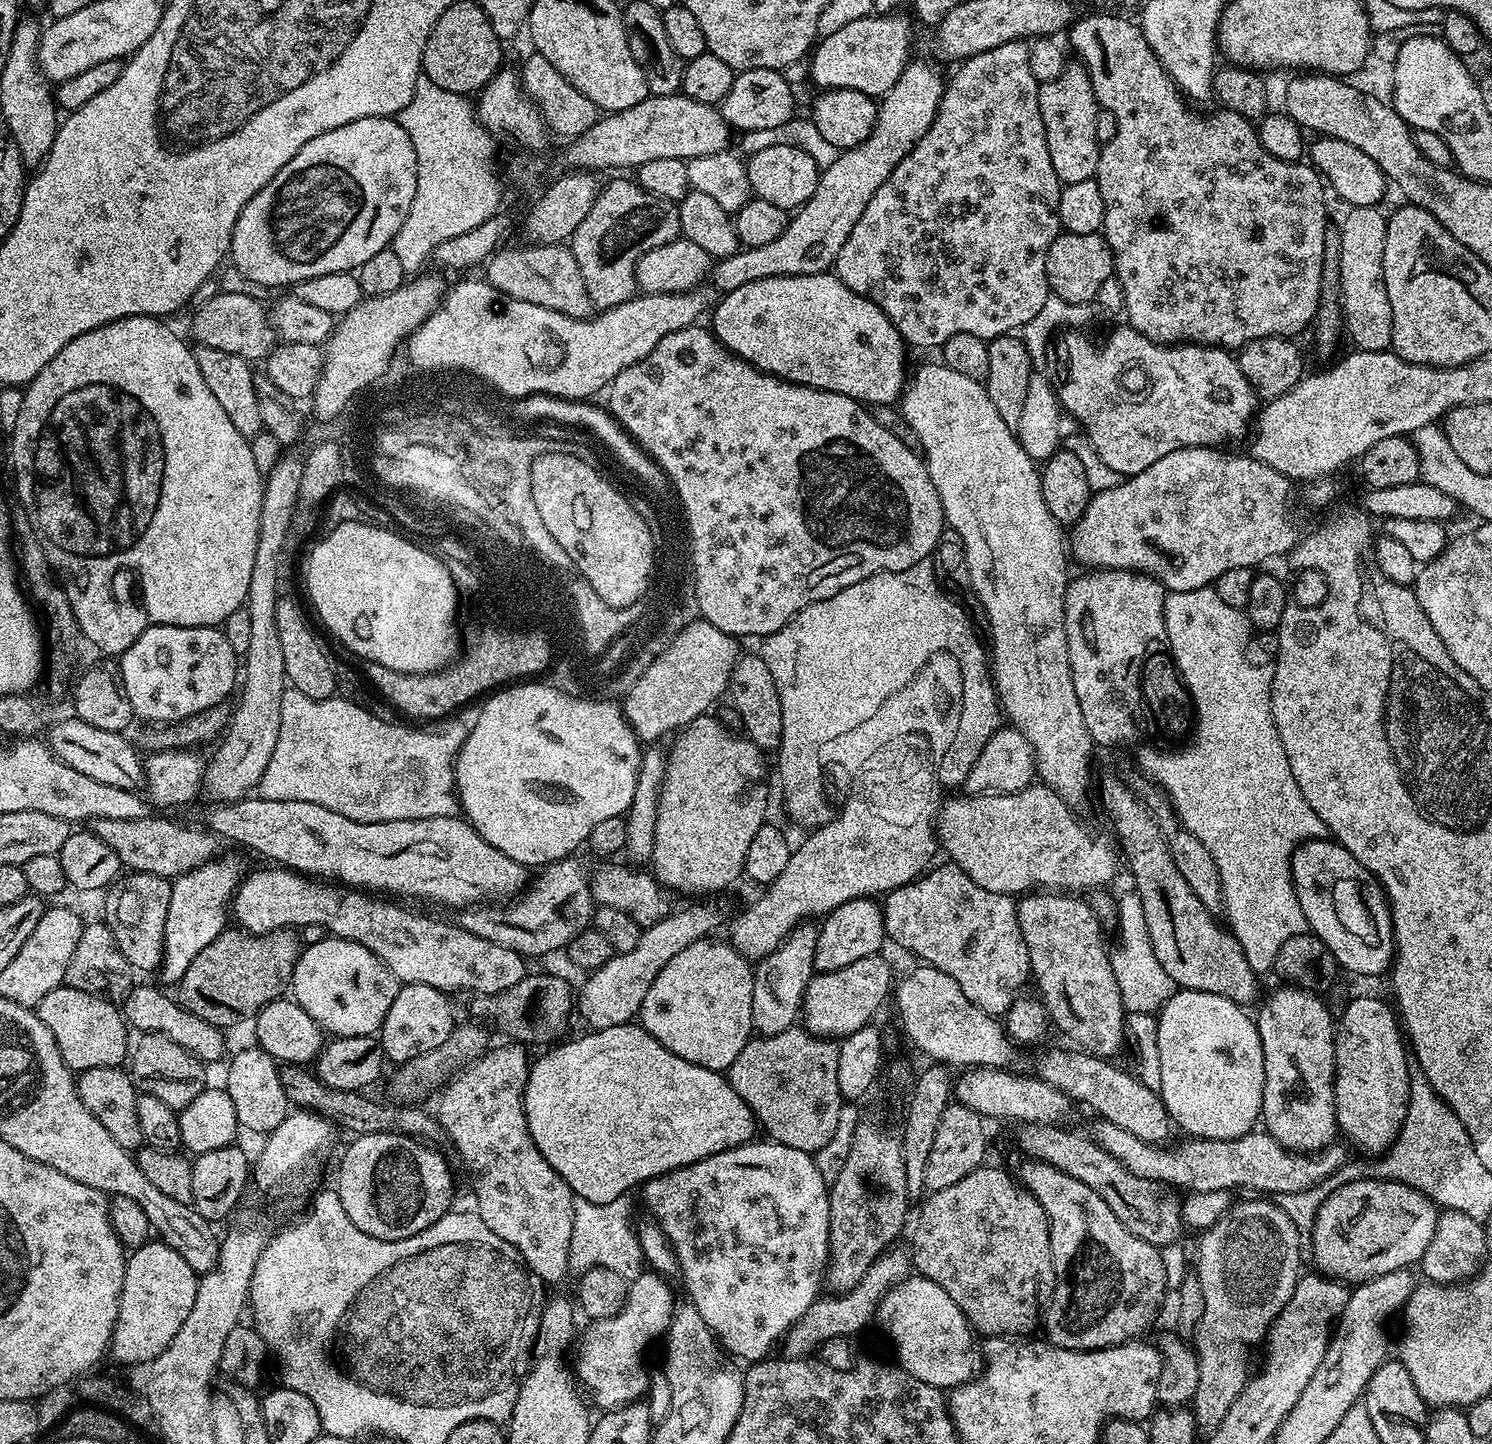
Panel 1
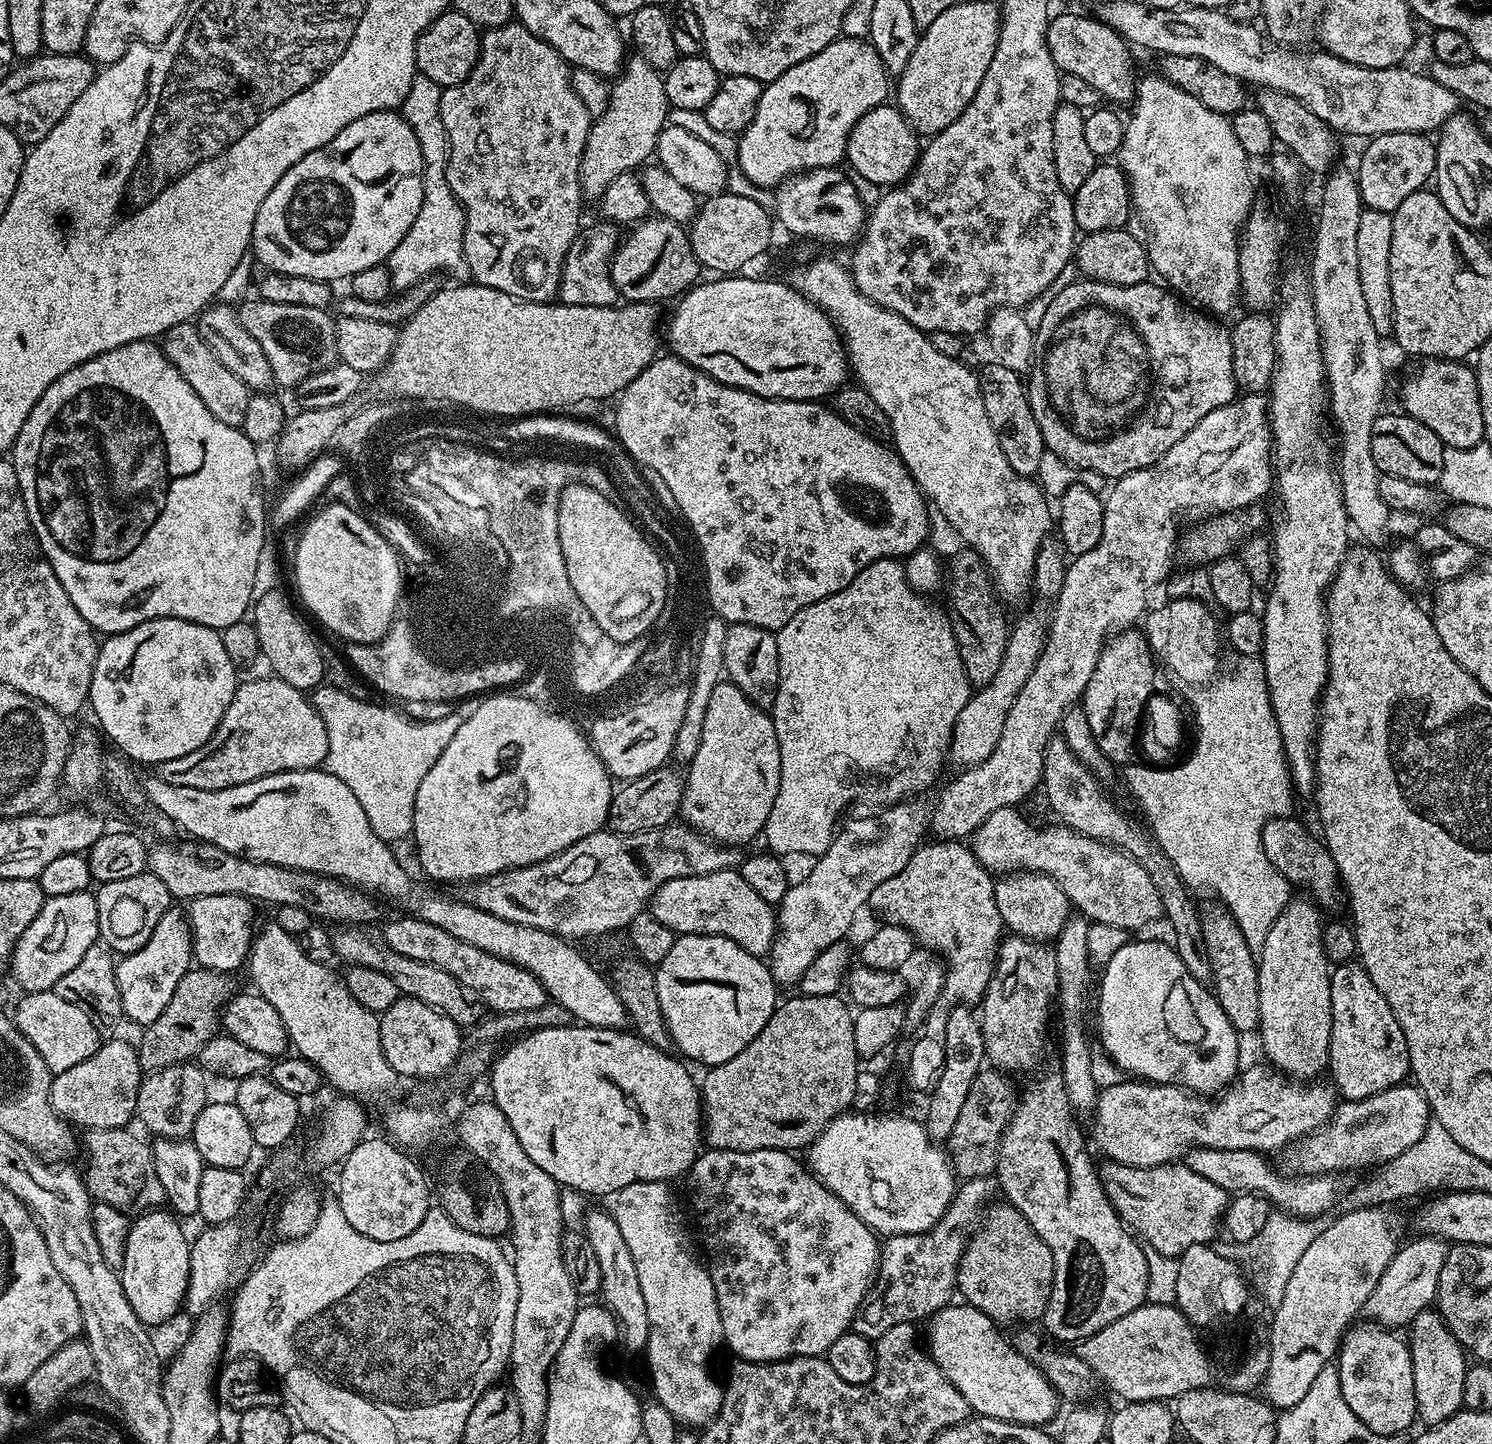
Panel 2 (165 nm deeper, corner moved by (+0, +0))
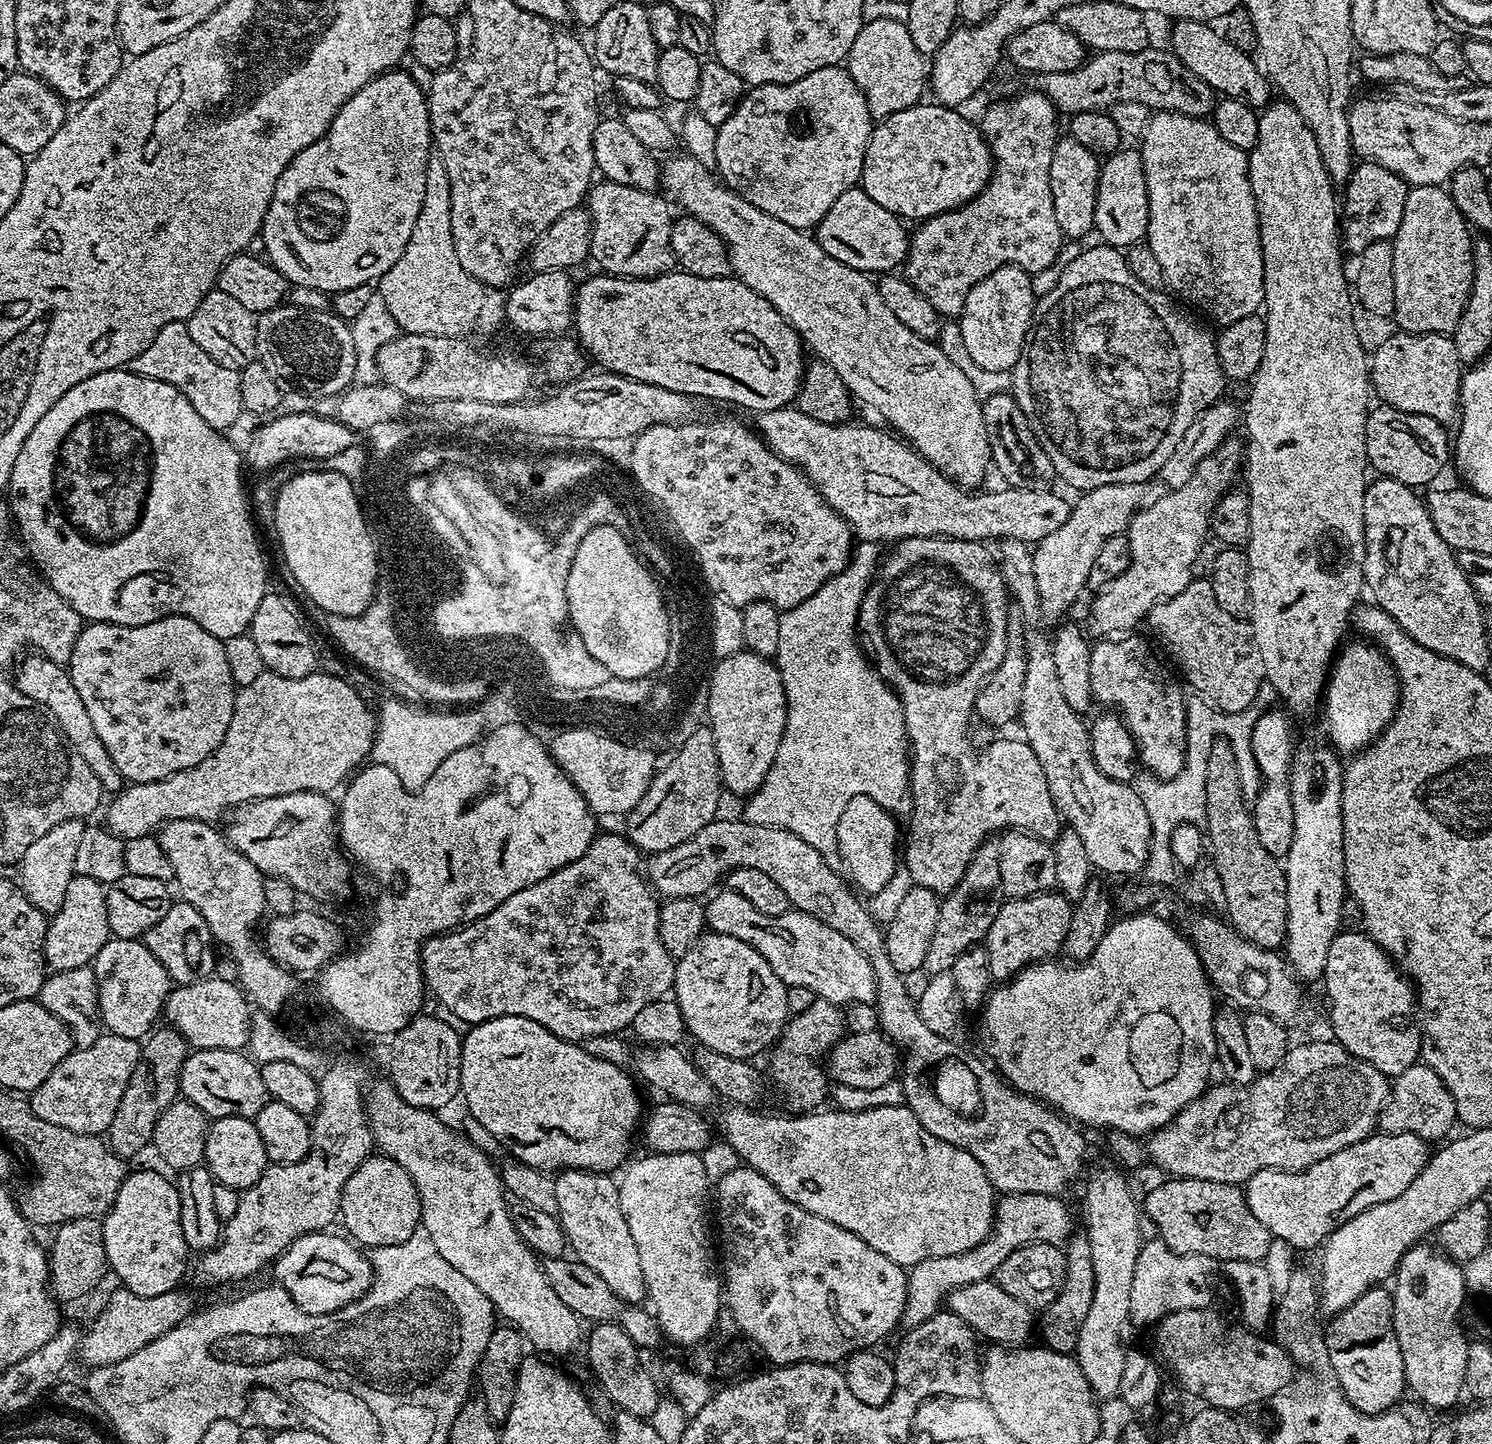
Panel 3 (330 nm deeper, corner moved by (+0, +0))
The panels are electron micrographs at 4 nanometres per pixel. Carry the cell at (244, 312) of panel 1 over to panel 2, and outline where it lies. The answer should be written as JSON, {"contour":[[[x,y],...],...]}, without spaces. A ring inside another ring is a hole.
{"contour":[[[248,298],[238,308],[242,326],[262,346],[262,351],[273,368],[277,385],[295,389],[307,376],[331,368],[338,360],[336,320],[328,317],[323,308],[310,306],[278,306],[278,302],[266,302]]]}

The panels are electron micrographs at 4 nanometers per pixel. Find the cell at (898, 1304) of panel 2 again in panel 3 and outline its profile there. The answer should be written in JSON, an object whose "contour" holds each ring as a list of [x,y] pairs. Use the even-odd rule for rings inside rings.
{"contour":[[[1004,1194],[996,1205],[994,1234],[976,1248],[946,1258],[930,1258],[926,1262],[913,1264],[908,1272],[906,1306],[900,1319],[905,1329],[926,1322],[935,1312],[945,1307],[948,1295],[970,1282],[982,1282],[995,1277],[996,1271],[1014,1254],[1014,1250],[1027,1244],[1067,1245],[1072,1232],[1072,1216],[1068,1213],[1060,1196],[1044,1194]]]}

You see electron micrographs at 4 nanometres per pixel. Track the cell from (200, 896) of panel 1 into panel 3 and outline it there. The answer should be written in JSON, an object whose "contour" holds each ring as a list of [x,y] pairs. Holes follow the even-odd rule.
{"contour":[[[109,938],[98,950],[94,961],[98,978],[98,1002],[100,1019],[111,1035],[143,1041],[157,1027],[168,994],[174,987],[174,981],[168,977],[166,966],[150,954],[143,939],[118,940]]]}

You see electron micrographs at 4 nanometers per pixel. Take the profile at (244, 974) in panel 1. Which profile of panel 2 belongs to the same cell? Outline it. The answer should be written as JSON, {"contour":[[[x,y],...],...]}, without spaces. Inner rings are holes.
{"contour":[[[199,966],[185,974],[174,990],[174,998],[166,1002],[166,1010],[162,1010],[162,1014],[158,1014],[158,1018],[154,1018],[154,1022],[143,1029],[144,1037],[138,1040],[141,1069],[155,1070],[187,1064],[199,1057],[202,1046],[218,1034],[222,1009],[230,999],[228,980],[227,975]]]}

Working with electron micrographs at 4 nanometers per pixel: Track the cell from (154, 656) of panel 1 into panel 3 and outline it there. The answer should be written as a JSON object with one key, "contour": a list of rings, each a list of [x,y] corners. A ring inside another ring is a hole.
{"contour":[[[167,616],[133,628],[85,623],[66,667],[90,713],[94,730],[98,730],[98,738],[102,738],[102,746],[110,750],[114,766],[118,766],[128,784],[158,782],[178,770],[198,766],[198,762],[218,750],[222,738],[226,738],[238,689],[226,662],[224,641],[202,630],[202,626],[190,618]]]}

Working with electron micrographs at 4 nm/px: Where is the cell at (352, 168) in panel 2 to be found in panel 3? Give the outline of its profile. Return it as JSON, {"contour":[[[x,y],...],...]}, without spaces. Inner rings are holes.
{"contour":[[[393,70],[391,72],[383,72],[381,76],[376,76],[366,86],[362,86],[362,90],[358,90],[358,94],[351,96],[344,105],[338,110],[338,114],[334,118],[334,122],[330,122],[328,132],[318,142],[314,142],[310,146],[306,146],[306,150],[302,150],[293,160],[286,166],[286,170],[282,170],[282,174],[278,178],[278,182],[274,186],[274,198],[270,202],[270,206],[266,210],[266,218],[264,219],[264,227],[262,229],[262,241],[264,240],[264,248],[268,263],[273,264],[277,270],[288,279],[289,285],[298,285],[313,287],[314,290],[320,290],[326,293],[341,292],[342,290],[350,290],[350,286],[362,286],[363,284],[372,284],[379,281],[382,274],[386,274],[386,270],[390,270],[390,266],[394,266],[394,262],[398,262],[398,258],[402,258],[402,250],[406,250],[406,242],[410,242],[410,234],[414,231],[414,222],[418,222],[418,210],[422,210],[422,198],[426,190],[426,166],[428,165],[428,154],[433,151],[432,143],[432,123],[428,117],[428,97],[425,89],[418,86],[418,82],[414,82],[414,78],[407,71]]]}

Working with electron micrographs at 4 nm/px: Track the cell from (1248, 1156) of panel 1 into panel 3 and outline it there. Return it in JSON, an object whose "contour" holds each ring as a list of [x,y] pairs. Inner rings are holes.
{"contour":[[[1417,1062],[1410,1066],[1410,1070],[1395,1077],[1390,1088],[1389,1102],[1380,1112],[1378,1128],[1381,1133],[1418,1134],[1418,1138],[1425,1142],[1433,1142],[1440,1139],[1443,1141],[1449,1135],[1447,1132],[1451,1130],[1452,1124],[1456,1123],[1456,1107],[1450,1090],[1446,1090],[1442,1078],[1438,1078],[1430,1066]]]}

